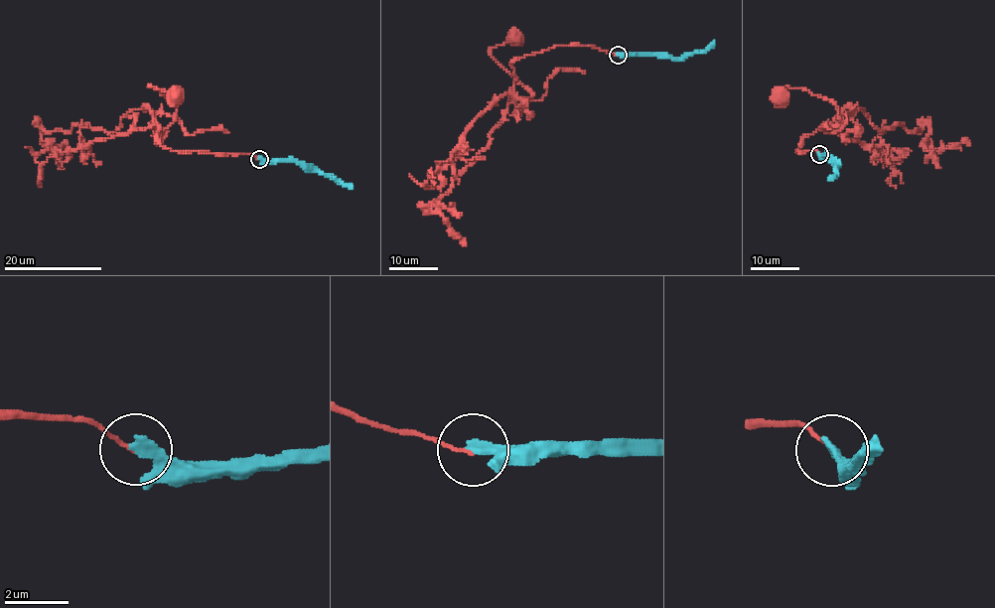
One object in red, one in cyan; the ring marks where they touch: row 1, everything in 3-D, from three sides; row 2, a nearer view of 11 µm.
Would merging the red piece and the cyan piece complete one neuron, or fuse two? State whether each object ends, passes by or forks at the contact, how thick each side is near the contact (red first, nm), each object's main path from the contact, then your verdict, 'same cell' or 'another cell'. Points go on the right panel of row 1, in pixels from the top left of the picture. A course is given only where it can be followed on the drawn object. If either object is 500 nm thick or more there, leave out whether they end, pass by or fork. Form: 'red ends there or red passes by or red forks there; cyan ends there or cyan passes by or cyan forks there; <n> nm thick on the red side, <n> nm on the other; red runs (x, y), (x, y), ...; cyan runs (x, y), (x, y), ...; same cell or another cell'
red ends there; cyan ends there; 100 nm thick on the red side, 340 nm on the other; red runs (820, 154), (796, 151), (802, 138), (822, 124), (841, 127), (836, 104), (802, 88), (784, 88), (781, 98); cyan runs (820, 154), (830, 155), (838, 165), (837, 172), (828, 178); another cell

